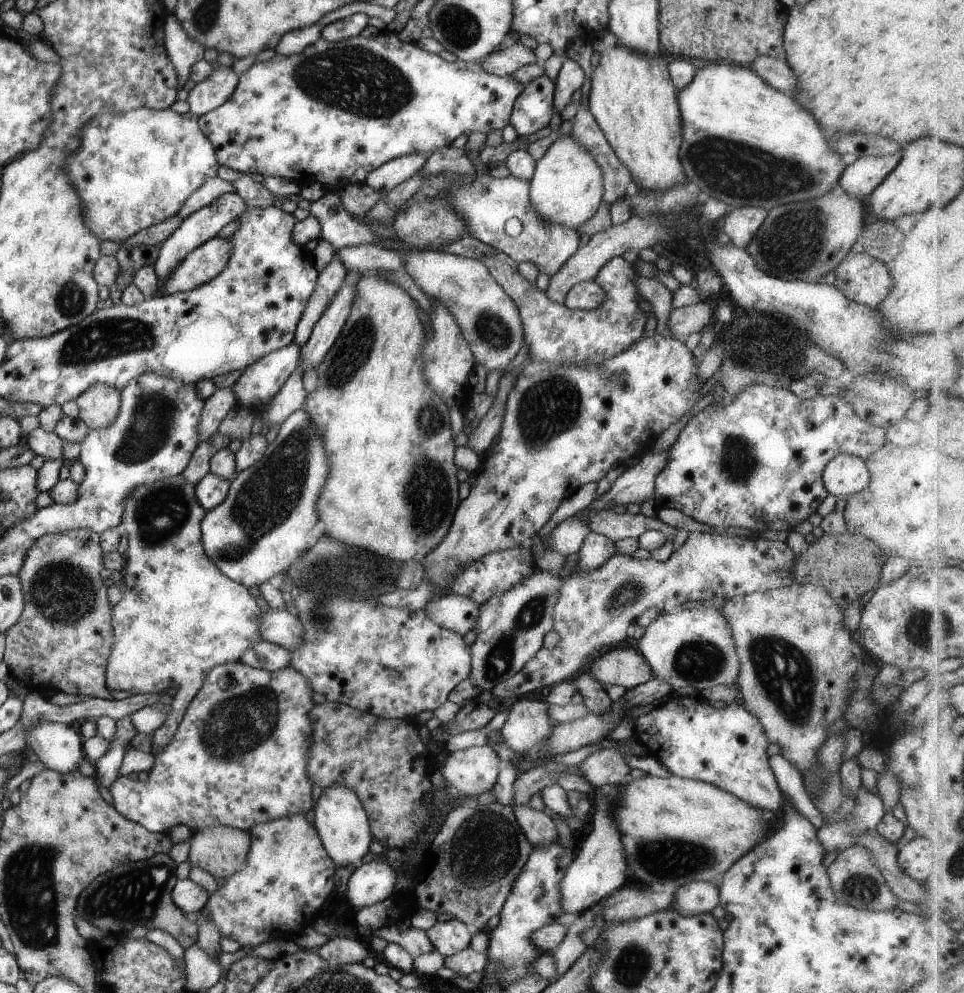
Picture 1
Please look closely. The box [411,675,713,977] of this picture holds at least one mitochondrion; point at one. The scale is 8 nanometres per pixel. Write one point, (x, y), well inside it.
(496, 833)

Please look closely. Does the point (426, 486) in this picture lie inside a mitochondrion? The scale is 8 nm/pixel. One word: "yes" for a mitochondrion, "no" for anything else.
yes

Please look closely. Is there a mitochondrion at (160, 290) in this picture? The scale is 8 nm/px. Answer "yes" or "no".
no

